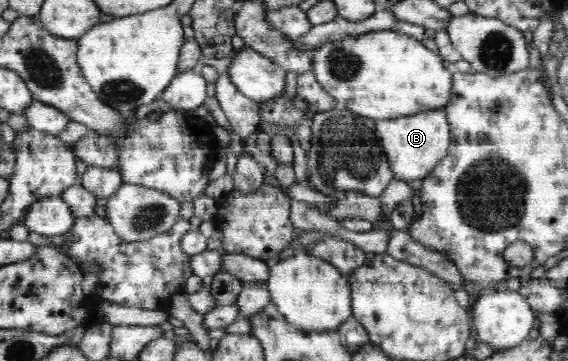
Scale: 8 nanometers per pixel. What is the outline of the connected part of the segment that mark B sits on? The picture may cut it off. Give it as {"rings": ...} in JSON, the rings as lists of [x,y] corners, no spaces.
{"rings":[[[445,110],[426,111],[396,119],[380,119],[376,121],[375,126],[376,135],[381,141],[381,149],[388,158],[393,179],[415,184],[415,180],[423,180],[431,175],[438,162],[446,157],[451,139]]]}

